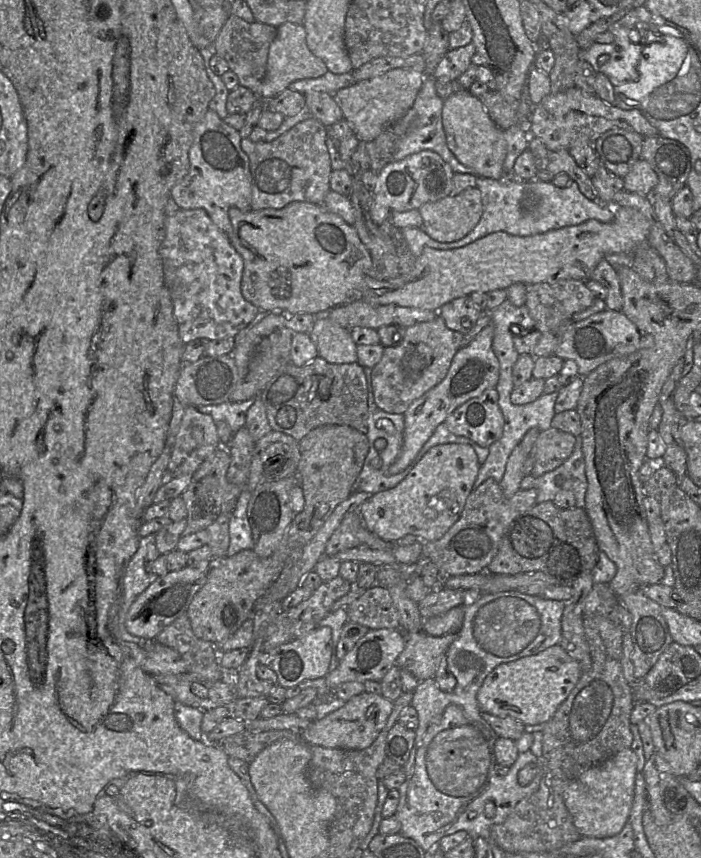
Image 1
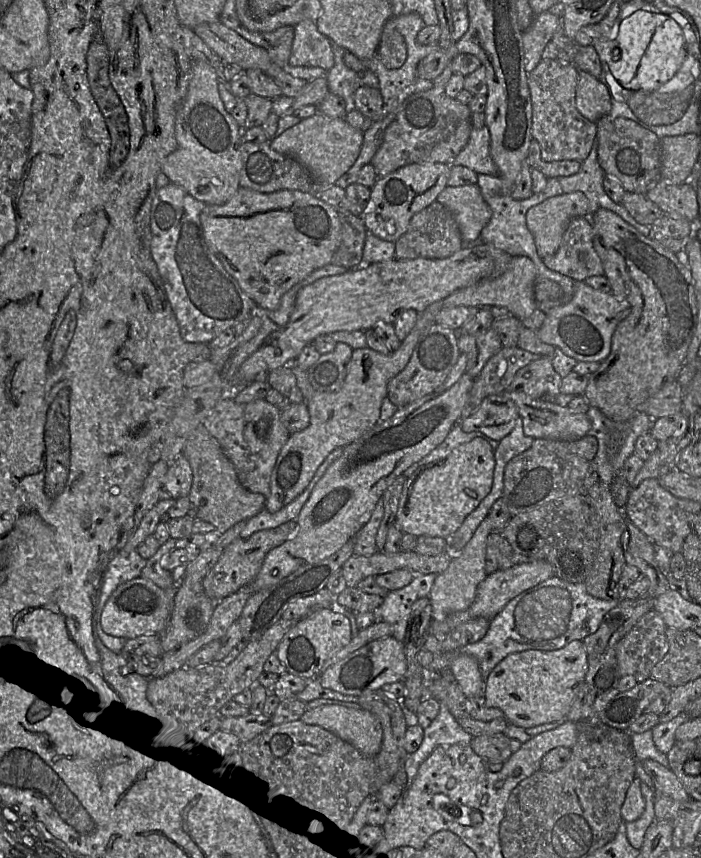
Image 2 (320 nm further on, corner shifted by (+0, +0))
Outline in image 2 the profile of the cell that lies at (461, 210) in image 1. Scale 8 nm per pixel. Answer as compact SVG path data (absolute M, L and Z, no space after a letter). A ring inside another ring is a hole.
M476 184L447 185L436 201L452 213L465 243L476 241L491 218L491 209Z

